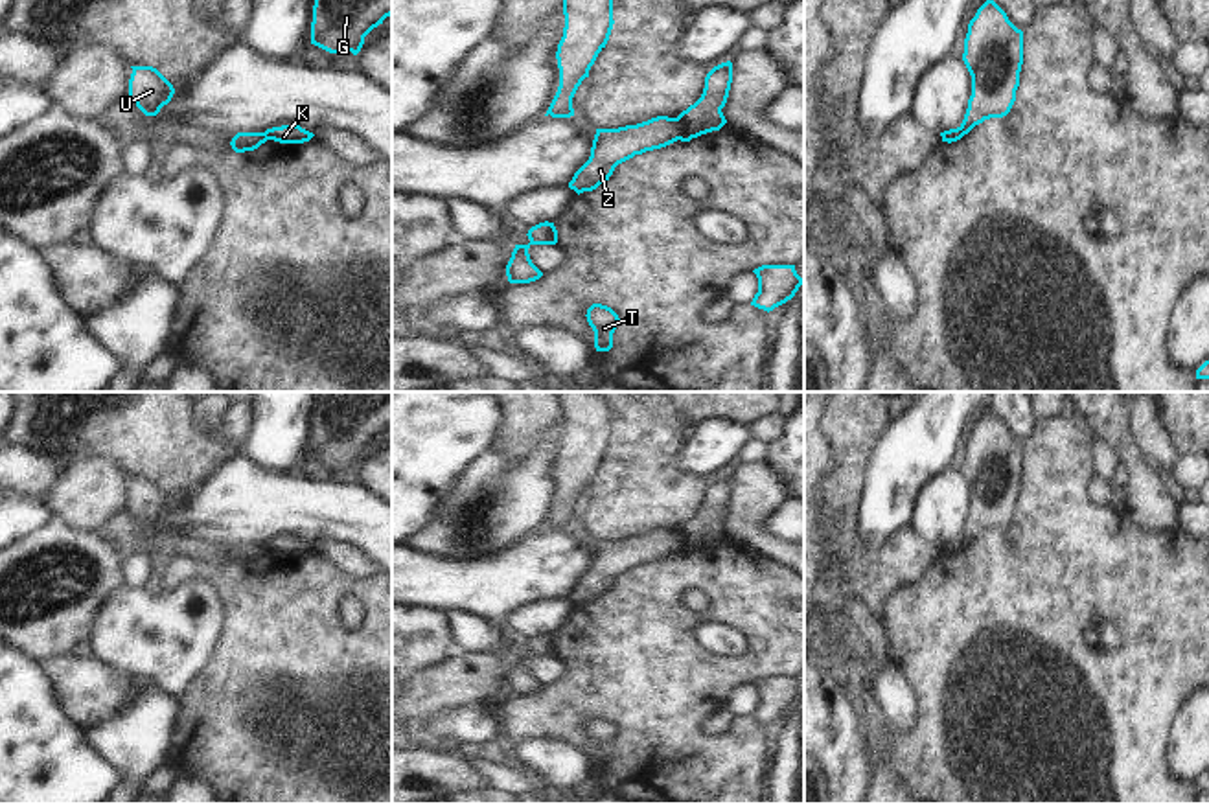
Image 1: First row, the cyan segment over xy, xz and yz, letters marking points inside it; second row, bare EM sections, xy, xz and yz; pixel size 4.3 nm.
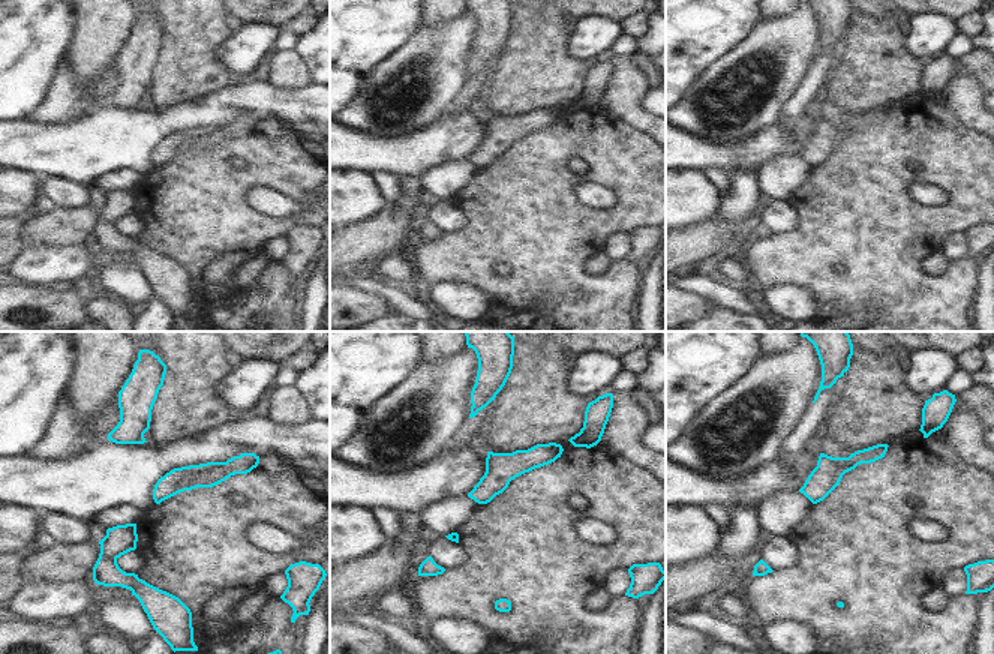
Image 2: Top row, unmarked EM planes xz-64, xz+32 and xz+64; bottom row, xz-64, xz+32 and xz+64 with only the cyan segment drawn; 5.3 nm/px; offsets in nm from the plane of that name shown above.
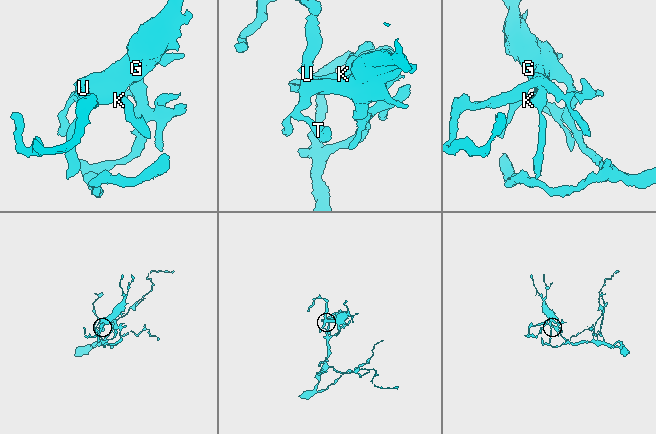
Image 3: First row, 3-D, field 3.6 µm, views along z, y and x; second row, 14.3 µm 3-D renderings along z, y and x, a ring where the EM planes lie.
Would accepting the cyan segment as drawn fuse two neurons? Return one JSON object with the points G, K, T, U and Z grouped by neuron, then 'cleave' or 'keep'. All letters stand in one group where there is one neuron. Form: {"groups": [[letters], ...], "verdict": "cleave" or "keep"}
{"groups": [["G", "K", "T", "U"], ["Z"]], "verdict": "cleave"}

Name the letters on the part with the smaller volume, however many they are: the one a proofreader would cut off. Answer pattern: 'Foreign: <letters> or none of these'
Foreign: Z

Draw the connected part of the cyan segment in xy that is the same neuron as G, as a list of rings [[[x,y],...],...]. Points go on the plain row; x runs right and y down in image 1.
[[[317,392],[311,456],[357,467],[364,449],[392,427],[392,392]]]

